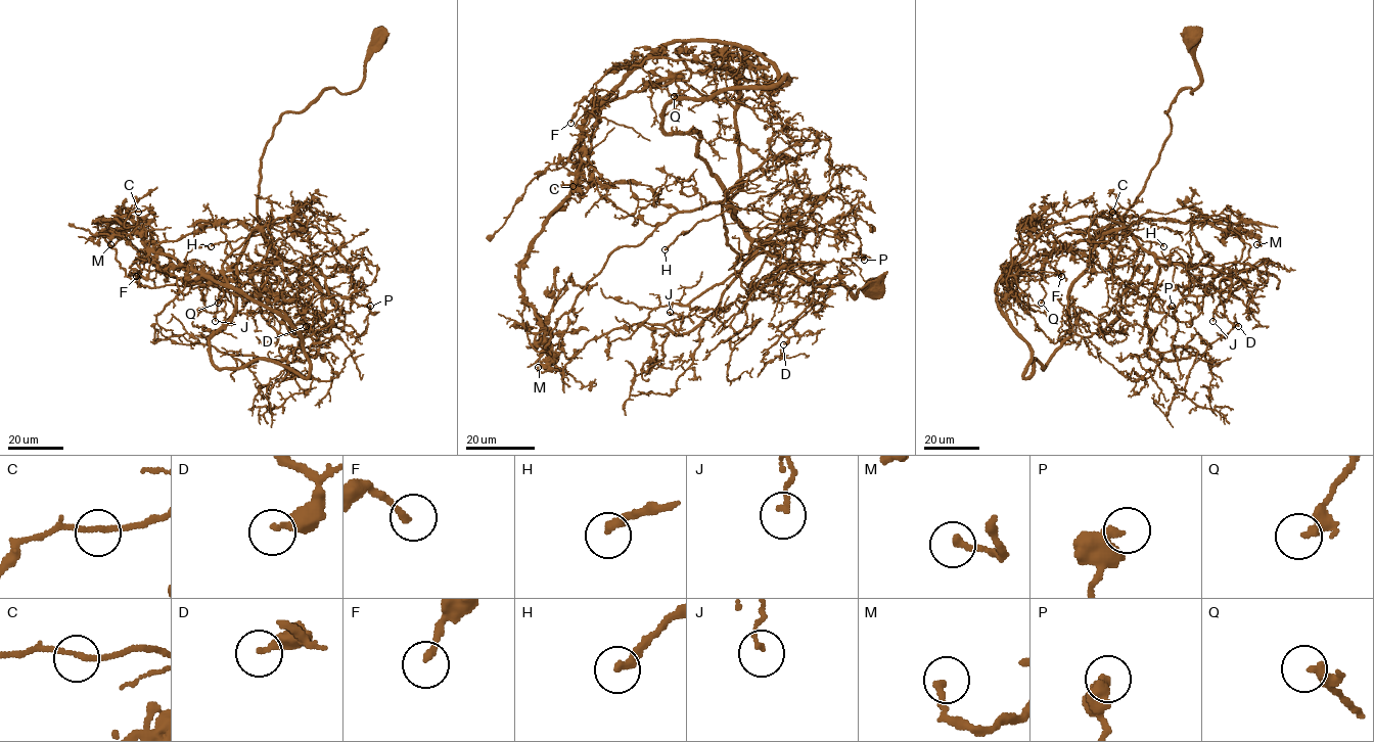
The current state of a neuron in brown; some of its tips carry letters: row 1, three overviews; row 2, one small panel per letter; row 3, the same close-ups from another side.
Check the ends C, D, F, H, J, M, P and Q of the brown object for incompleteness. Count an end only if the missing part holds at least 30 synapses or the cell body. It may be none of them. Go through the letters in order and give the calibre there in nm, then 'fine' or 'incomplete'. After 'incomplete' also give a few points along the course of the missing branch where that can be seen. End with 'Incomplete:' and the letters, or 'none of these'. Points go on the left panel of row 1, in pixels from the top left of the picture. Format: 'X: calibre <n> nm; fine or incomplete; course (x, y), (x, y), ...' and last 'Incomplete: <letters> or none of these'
C: calibre 150 nm; fine
D: calibre 280 nm; fine
F: calibre 190 nm; fine
H: calibre 260 nm; incomplete; course (211, 246), (204, 248), (199, 240), (207, 212), (189, 201), (156, 197), (154, 177), (150, 175)
J: calibre 160 nm; fine
M: calibre 240 nm; fine
P: calibre 360 nm; fine
Q: calibre 240 nm; fine
Incomplete: H

